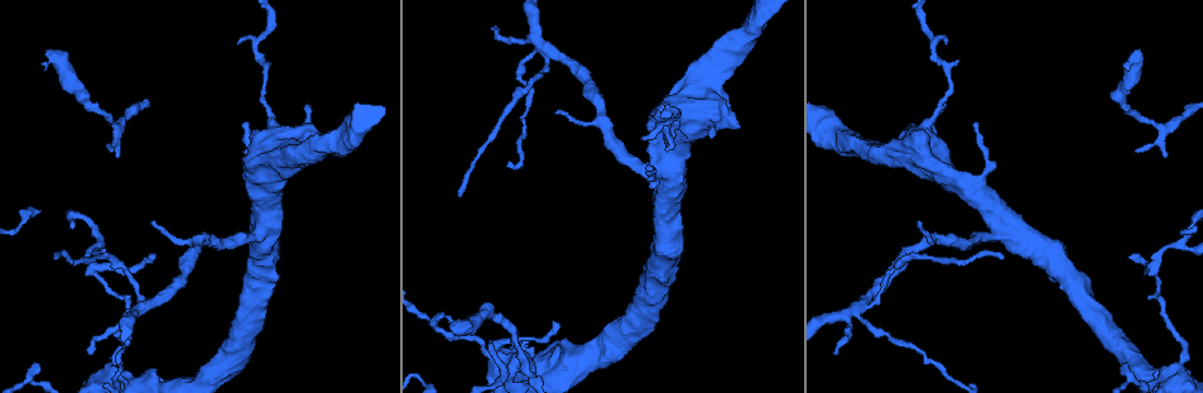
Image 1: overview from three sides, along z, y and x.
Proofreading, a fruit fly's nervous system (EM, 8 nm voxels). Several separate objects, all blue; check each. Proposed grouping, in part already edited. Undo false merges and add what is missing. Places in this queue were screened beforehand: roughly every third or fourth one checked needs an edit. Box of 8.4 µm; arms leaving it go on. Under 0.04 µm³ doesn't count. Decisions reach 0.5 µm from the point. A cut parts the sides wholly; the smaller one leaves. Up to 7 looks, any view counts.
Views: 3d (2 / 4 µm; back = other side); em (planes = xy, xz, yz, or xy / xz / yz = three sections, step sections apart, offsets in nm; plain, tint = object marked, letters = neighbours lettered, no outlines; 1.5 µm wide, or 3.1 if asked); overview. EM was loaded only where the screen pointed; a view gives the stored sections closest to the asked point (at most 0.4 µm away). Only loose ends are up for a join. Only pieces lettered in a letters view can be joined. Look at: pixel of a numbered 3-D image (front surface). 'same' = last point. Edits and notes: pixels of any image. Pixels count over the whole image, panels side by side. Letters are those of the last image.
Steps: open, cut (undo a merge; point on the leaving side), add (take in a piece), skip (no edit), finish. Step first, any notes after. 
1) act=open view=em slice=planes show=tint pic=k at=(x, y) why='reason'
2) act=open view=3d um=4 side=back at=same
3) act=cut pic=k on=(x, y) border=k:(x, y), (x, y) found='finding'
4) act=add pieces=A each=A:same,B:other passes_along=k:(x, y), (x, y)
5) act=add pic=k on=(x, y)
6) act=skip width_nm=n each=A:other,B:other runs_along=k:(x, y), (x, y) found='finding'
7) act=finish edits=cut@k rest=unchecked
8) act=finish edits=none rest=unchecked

act=open view=em slice=yz step=8 show=tint pic=1 at=(516, 374) why='sudden change in width'

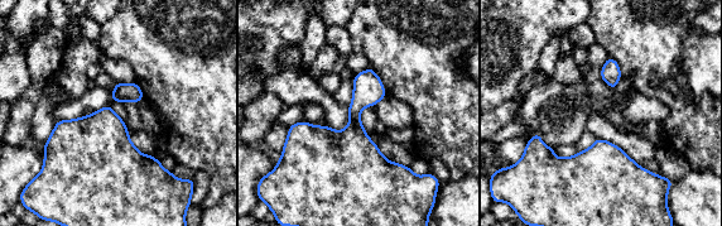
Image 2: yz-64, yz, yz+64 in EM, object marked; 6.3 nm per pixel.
act=open view=em slice=planes show=letters at=same

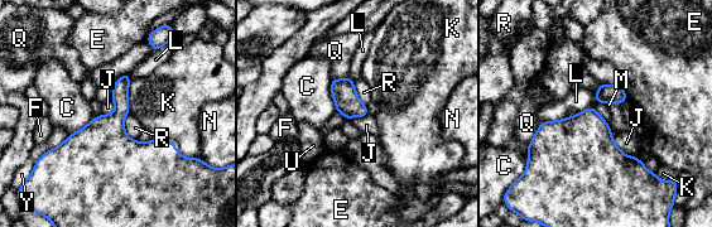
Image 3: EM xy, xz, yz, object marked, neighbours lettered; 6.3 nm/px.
act=skip each=C:other,E:other,F:other,J:other,K:other,L:other,M:other,N:other,Q:other,R:other,U:other,Y:other border=3:(610, 130), (614, 143), (635, 157) found='continuous, no second cell'

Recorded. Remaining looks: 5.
act=open view=3d um=4 side=back pic=1 at=(1131, 254) why='an open end'

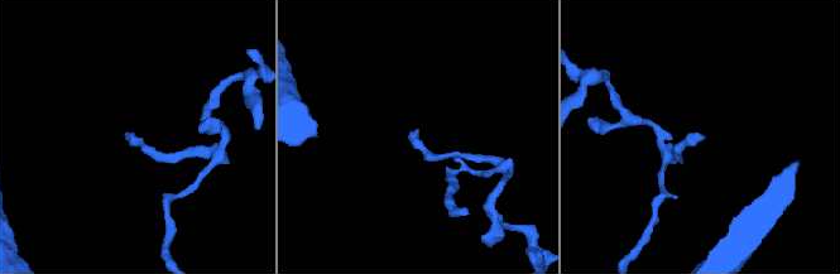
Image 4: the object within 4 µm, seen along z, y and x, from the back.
act=open view=em slice=planes show=letters pic=4 at=(414, 130)

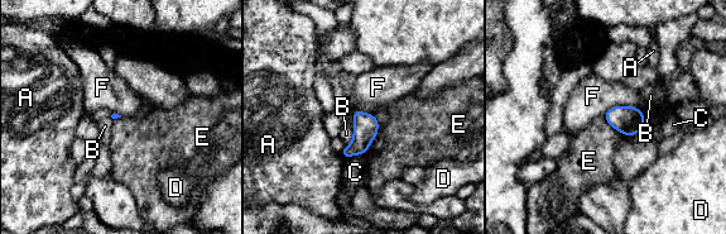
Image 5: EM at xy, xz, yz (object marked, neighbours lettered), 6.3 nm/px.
act=skip each=A:other,B:other,C:other,D:other,E:other,F:other border=5:(636, 106), (612, 106), (602, 115) found='none of them fits'

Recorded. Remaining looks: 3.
act=open view=3d um=4 side=back pic=1 at=(117, 158) why='tapers out'

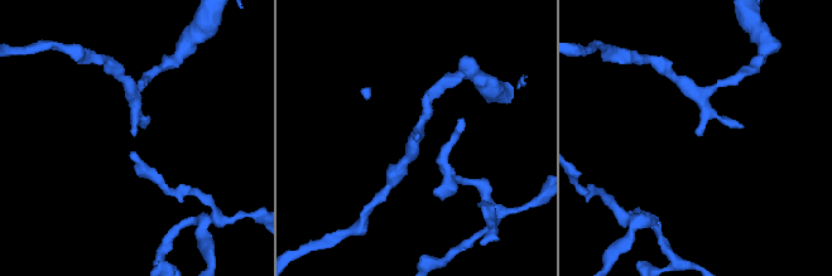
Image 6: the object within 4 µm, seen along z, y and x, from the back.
act=open view=em slice=planes show=letters pic=6 at=(416, 138) why='need the tissue'

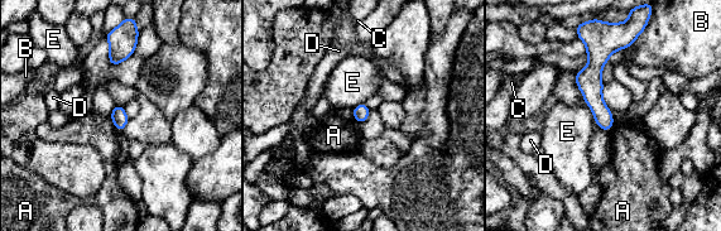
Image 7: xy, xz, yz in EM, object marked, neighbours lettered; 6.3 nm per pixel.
act=skip each=A:other,B:other,C:other,D:other,E:other runs_along=7:(600, 41), (594, 100), (605, 126) found='none of them fits'

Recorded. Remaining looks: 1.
act=finish edits=none rest=unchecked

